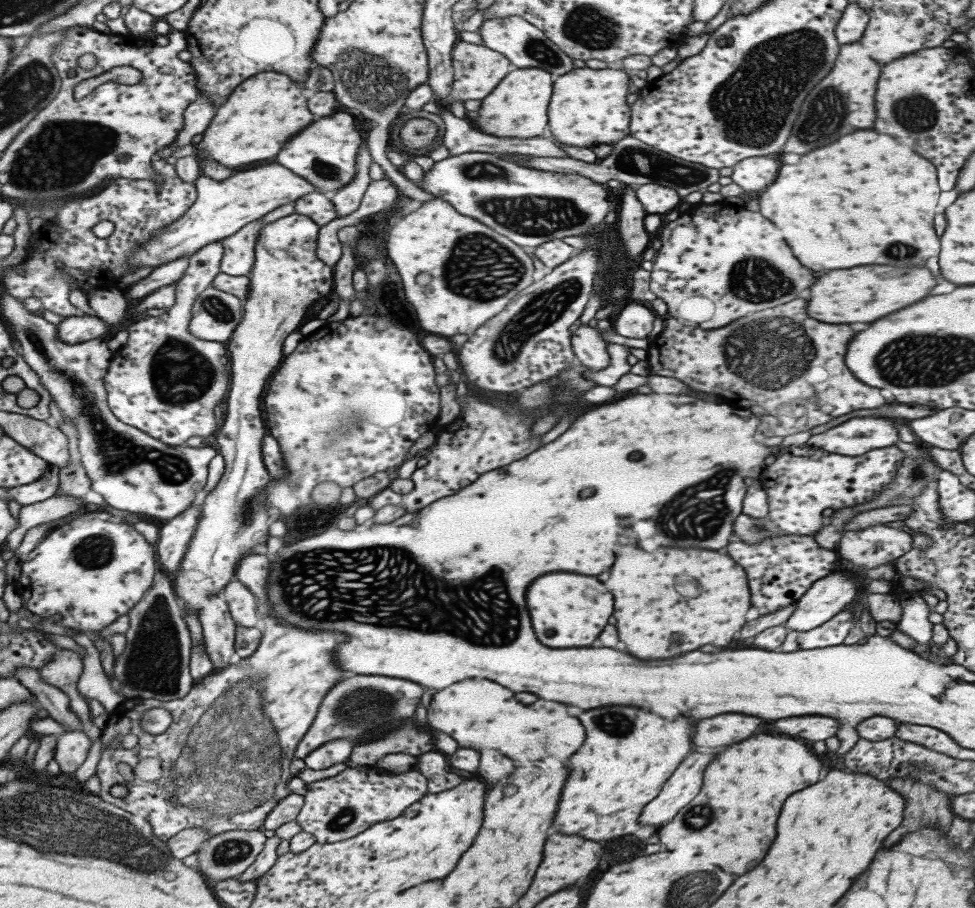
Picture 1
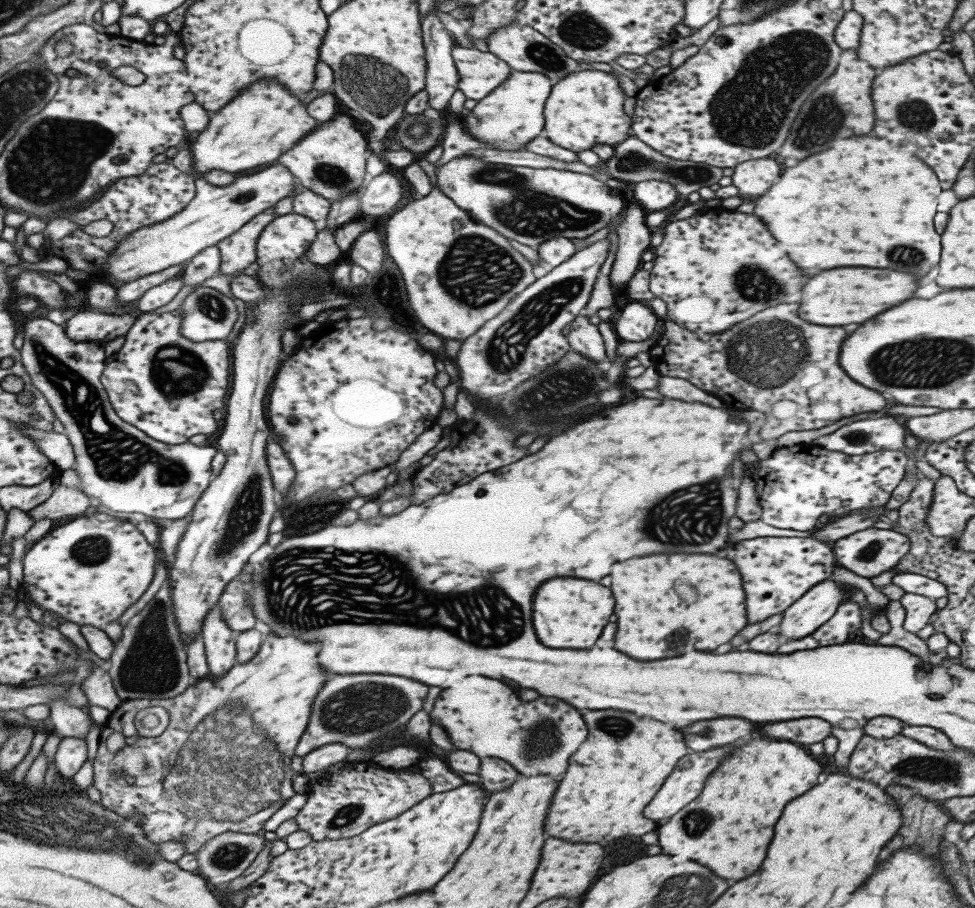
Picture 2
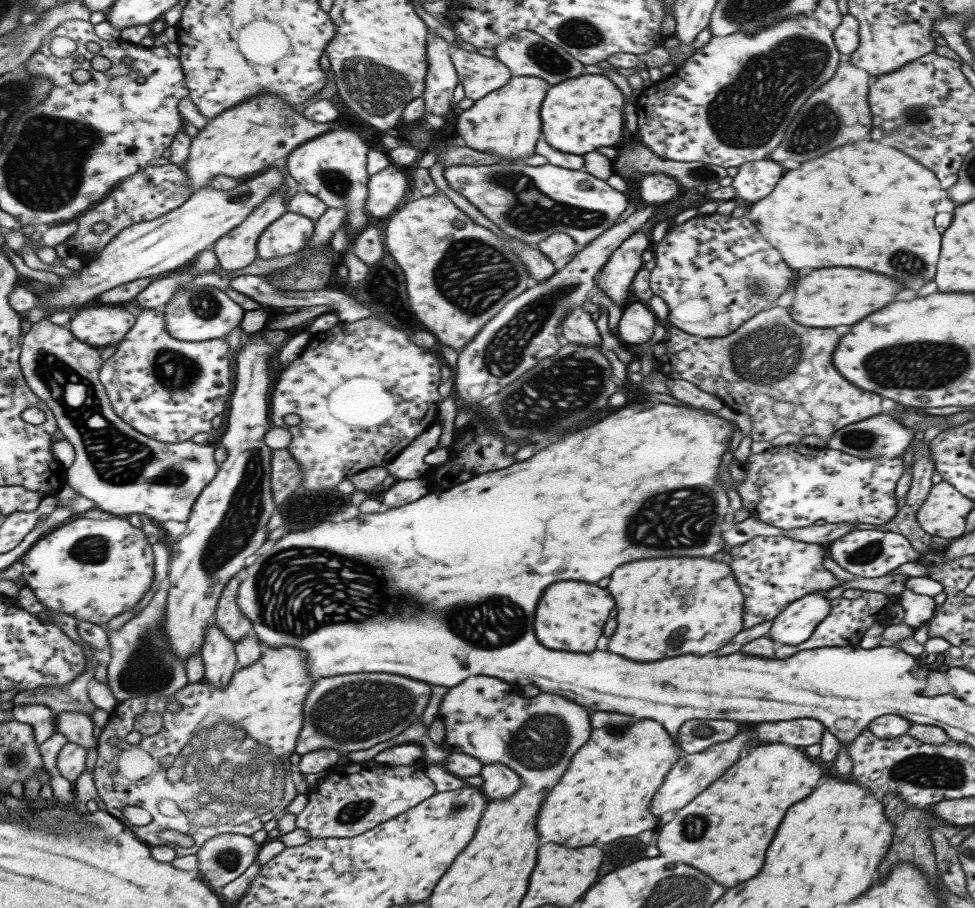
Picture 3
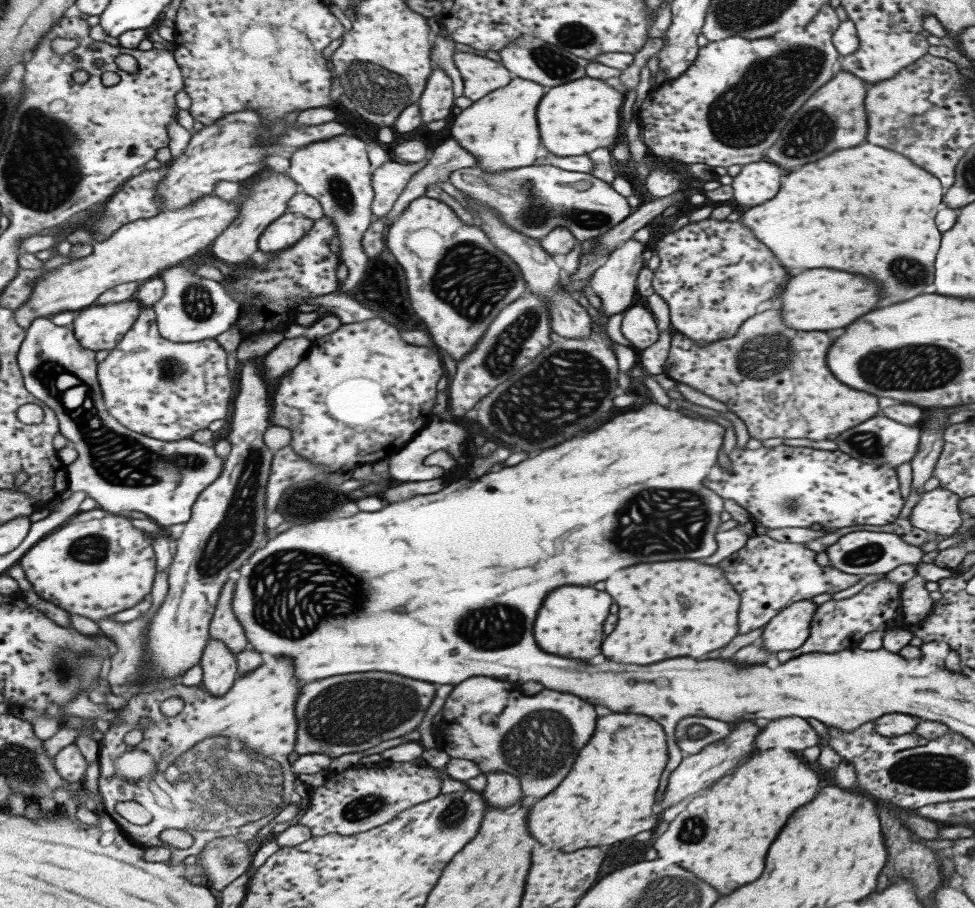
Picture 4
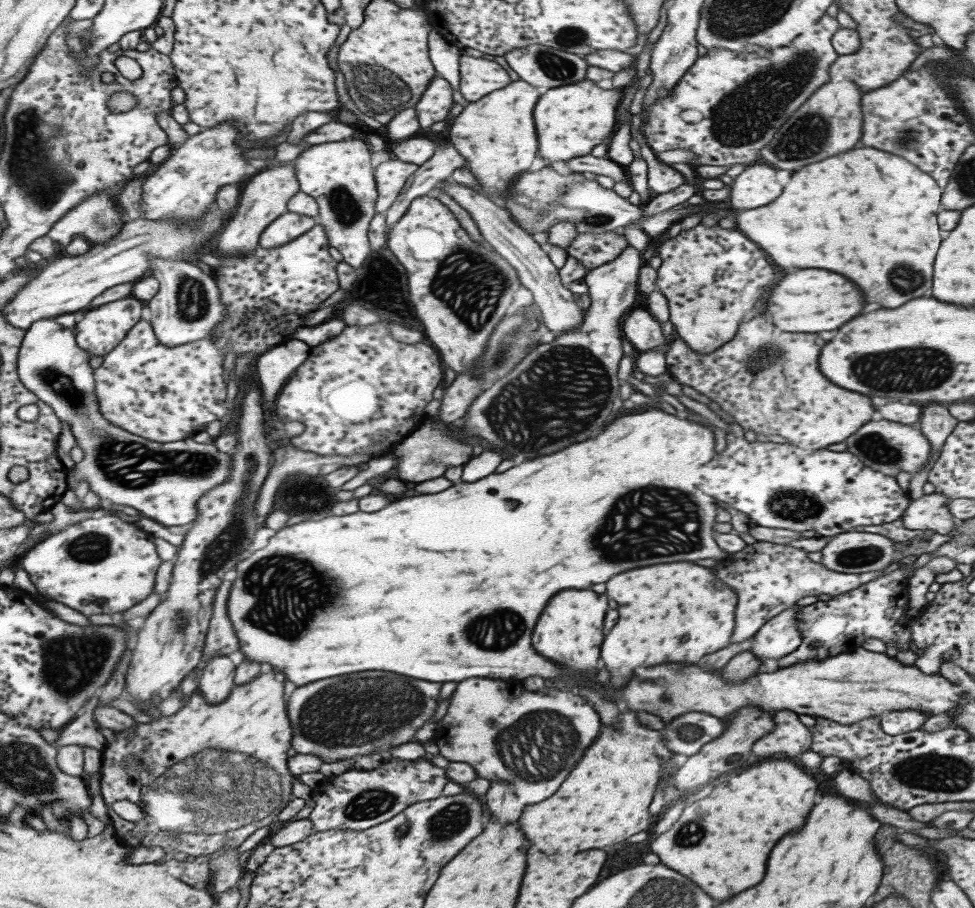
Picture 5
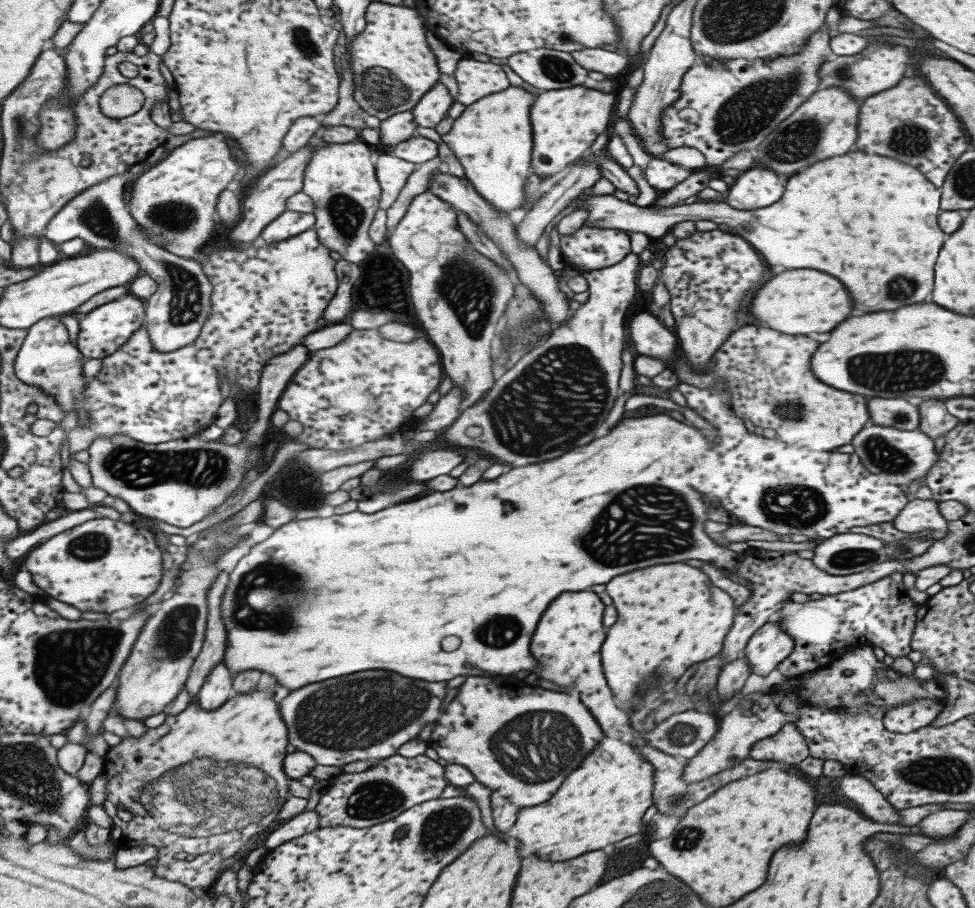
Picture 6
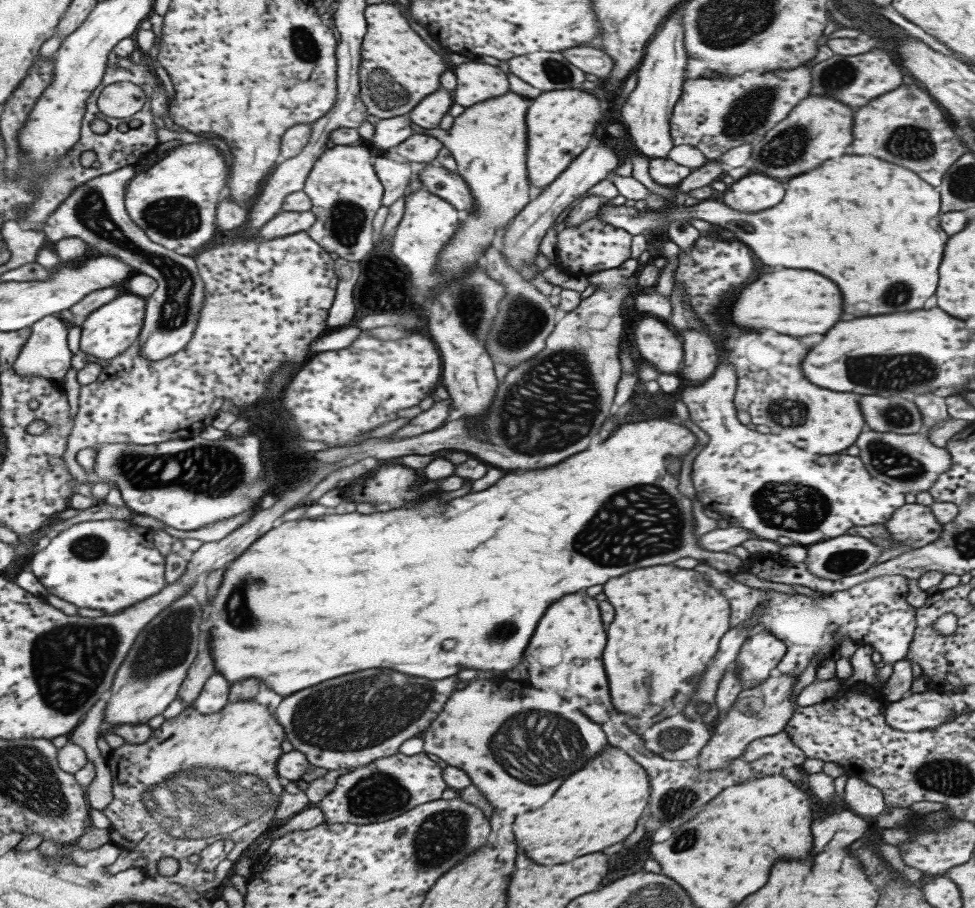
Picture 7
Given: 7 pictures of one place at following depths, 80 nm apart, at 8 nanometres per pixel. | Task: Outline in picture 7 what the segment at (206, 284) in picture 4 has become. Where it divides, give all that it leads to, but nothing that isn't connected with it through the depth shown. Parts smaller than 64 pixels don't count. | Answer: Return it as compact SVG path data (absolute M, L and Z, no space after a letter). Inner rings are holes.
M133 165L122 166L76 186L41 224L40 230L49 241L56 243L63 238L79 238L101 255L115 258L135 273L155 280L156 291L144 299L144 317L136 345L143 358L156 361L170 357L189 343L202 307L204 282L197 274L193 257L175 254L150 242L143 230L129 219L123 206L123 196L124 188L134 174Z

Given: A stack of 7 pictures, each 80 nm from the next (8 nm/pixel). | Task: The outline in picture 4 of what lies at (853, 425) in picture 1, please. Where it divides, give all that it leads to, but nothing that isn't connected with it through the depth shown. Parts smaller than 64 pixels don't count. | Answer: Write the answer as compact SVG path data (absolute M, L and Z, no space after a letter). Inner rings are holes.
M878 413L869 420L860 422L847 430L841 431L835 438L837 450L859 459L859 462L874 465L889 465L896 468L902 462L910 462L911 457L917 452L920 428L899 424L890 418Z

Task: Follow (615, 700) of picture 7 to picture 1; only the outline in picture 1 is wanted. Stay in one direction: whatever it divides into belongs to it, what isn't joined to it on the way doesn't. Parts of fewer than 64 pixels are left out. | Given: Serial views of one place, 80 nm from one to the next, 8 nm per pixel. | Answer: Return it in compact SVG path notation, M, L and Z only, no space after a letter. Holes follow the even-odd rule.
M661 546L655 552L635 550L631 556L621 556L615 560L605 586L613 596L617 636L625 644L625 650L637 658L667 658L681 652L691 652L703 644L725 646L745 624L745 612L750 607L746 572L725 552L721 554L717 550L683 550ZM673 580L683 582L685 590L691 590L691 584L695 584L699 594L693 598L681 596L685 594L685 590L681 586L677 588Z

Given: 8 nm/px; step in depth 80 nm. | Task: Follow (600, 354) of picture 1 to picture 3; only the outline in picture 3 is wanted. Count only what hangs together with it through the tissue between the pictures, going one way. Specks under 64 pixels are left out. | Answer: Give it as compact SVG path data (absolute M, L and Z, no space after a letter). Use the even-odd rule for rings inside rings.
M582 307L571 308L560 322L559 336L565 343L600 347L601 340L595 323Z

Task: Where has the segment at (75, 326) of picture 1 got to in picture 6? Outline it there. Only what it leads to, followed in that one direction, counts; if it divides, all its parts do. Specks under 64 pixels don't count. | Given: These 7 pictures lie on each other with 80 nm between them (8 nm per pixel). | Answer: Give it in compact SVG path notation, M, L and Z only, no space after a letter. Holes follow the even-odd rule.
M125 294L96 306L78 320L78 334L75 347L86 359L105 358L123 346L129 336L144 322L144 301L133 295Z

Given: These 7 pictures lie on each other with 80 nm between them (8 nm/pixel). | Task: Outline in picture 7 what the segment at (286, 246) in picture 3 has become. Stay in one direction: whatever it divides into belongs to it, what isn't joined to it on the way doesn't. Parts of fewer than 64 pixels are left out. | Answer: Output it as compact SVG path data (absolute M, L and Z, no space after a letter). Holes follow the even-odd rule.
M281 211L274 218L265 222L259 229L259 239L282 238L291 234L307 231L315 221L310 211L287 212Z

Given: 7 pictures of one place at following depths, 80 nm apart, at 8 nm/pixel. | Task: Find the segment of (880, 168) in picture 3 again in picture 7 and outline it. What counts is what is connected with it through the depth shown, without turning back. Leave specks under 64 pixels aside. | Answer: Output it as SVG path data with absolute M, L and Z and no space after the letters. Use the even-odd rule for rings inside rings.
M851 154L827 160L811 172L791 178L787 182L783 200L773 208L755 214L735 212L721 202L705 200L688 208L670 206L663 212L637 212L633 207L609 206L605 202L596 216L632 236L639 235L644 230L657 232L675 220L697 219L709 222L713 226L719 226L719 230L729 231L733 234L733 239L749 246L757 260L761 260L765 266L803 268L827 276L837 284L843 296L843 314L851 312L853 318L859 318L921 308L923 302L935 292L937 264L941 260L947 234L943 234L937 222L940 197L933 188L930 184L925 184L917 174L911 174L911 170L907 168L883 162L879 158L859 158Z

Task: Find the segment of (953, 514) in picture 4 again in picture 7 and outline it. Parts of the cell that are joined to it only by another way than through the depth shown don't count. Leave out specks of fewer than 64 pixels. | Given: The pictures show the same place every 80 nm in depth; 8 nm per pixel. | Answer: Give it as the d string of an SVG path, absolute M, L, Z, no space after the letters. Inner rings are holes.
M905 503L893 512L885 528L891 540L911 545L914 549L933 542L941 532L941 523L933 516L931 509L921 503Z

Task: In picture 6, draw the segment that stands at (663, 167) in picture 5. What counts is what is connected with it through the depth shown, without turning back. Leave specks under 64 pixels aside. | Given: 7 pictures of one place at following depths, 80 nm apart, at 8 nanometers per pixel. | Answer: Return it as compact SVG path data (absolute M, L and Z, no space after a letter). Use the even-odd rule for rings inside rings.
M653 155L649 156L650 159L644 169L644 178L658 193L673 188L691 173L679 165L671 164Z

